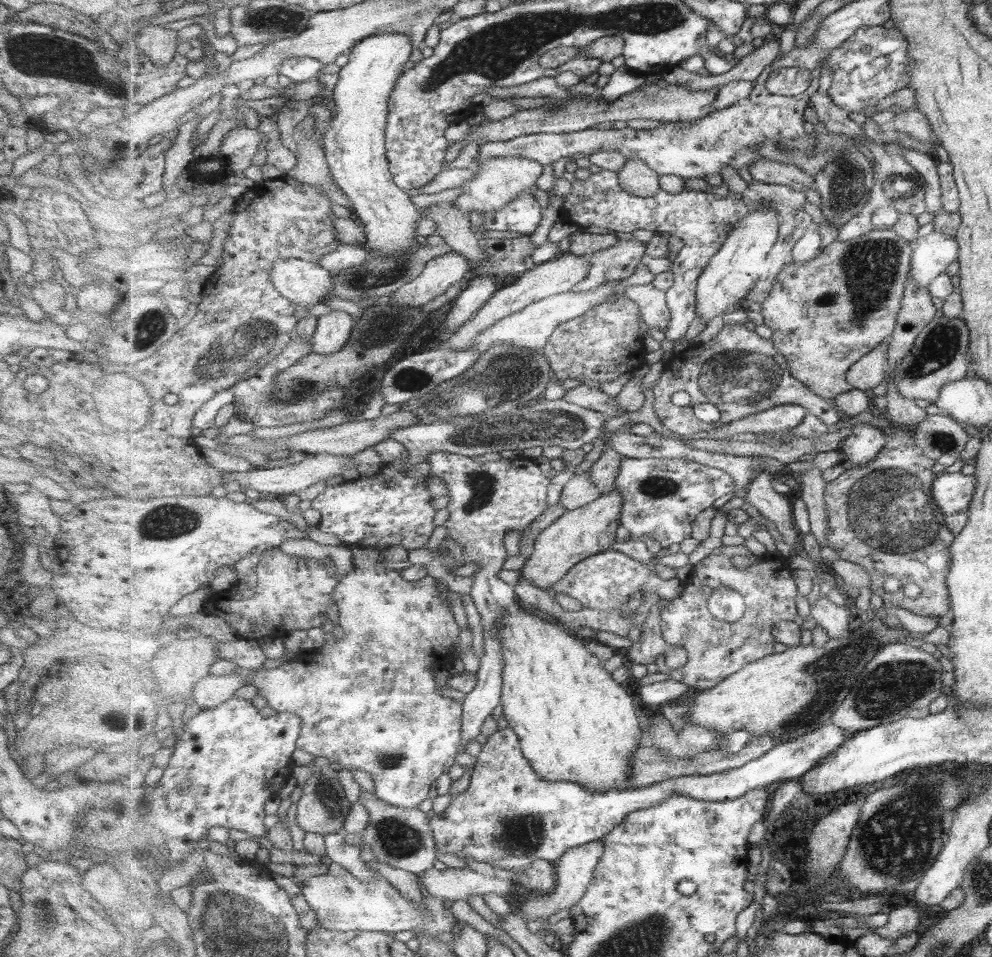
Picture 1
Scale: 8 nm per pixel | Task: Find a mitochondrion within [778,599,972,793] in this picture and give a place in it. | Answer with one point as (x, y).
(889, 687)

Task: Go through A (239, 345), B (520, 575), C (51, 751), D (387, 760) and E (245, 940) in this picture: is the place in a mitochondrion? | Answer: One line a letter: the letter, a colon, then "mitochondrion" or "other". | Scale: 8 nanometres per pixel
A: mitochondrion
B: other
C: other
D: mitochondrion
E: mitochondrion

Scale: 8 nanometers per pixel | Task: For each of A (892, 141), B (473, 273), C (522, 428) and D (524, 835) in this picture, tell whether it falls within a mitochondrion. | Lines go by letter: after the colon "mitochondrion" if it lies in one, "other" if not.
A: mitochondrion
B: other
C: mitochondrion
D: mitochondrion

